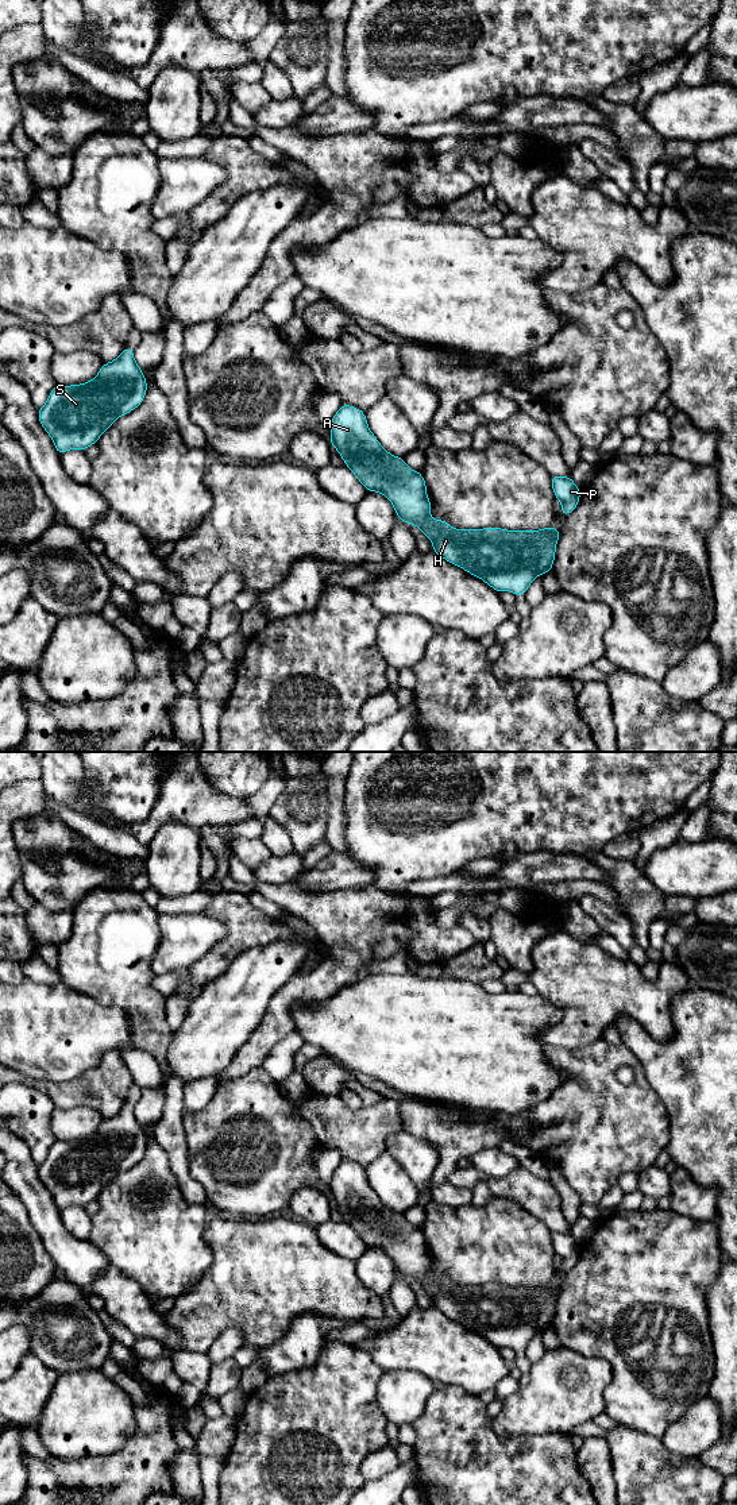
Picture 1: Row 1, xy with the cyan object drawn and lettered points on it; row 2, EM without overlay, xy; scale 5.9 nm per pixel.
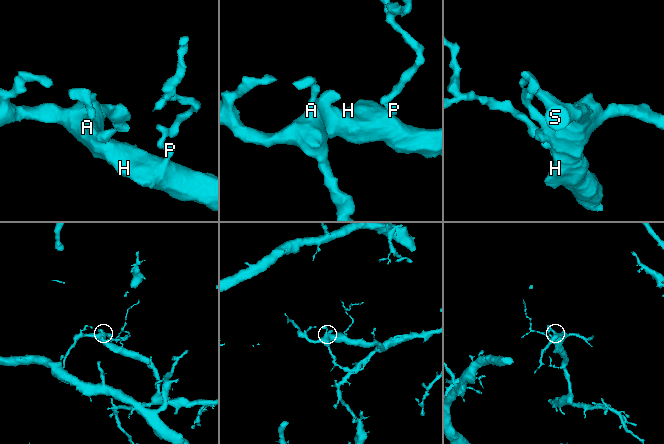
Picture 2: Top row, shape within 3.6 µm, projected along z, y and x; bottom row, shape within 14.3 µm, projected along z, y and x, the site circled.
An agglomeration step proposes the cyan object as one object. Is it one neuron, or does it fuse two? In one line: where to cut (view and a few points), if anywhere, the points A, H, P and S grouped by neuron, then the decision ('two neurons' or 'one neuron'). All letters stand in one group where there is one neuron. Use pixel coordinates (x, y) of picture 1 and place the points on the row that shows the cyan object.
no cut; A H P S; one neuron

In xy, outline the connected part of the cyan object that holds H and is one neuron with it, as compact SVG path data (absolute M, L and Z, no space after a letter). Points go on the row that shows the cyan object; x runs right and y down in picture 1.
M343 404L331 421L329 433L331 445L337 449L363 487L383 494L394 506L400 521L414 524L432 541L432 551L448 563L482 579L497 593L510 591L516 597L525 594L539 575L552 571L562 530L551 525L540 530L508 530L495 526L455 529L447 521L431 517L431 499L421 472L409 468L404 458L389 454L381 445L370 431L363 410Z

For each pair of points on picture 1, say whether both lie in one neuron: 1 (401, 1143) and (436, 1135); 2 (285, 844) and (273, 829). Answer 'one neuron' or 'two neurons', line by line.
1: two neurons
2: one neuron

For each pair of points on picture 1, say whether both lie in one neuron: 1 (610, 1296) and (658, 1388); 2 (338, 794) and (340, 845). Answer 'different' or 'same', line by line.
1: same
2: same

